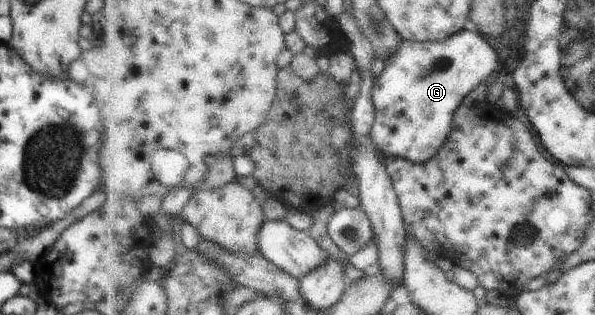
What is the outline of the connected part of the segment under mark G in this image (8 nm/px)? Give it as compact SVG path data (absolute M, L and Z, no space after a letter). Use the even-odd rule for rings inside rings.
M465 29L441 42L405 40L397 57L377 77L377 121L370 136L385 155L429 163L449 142L456 113L465 99L501 71L497 49L480 31Z

